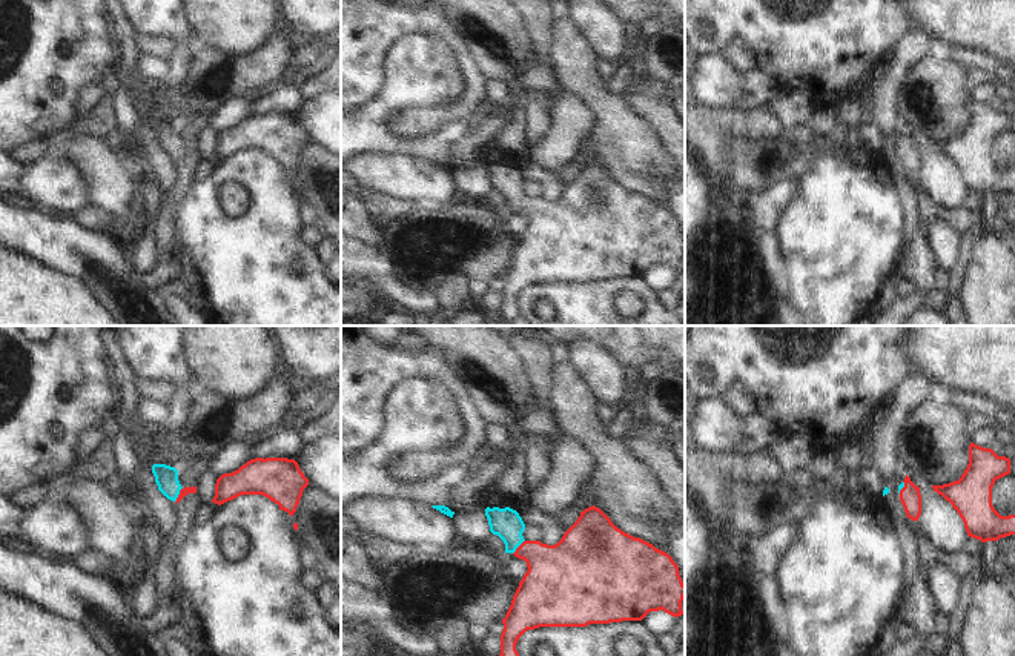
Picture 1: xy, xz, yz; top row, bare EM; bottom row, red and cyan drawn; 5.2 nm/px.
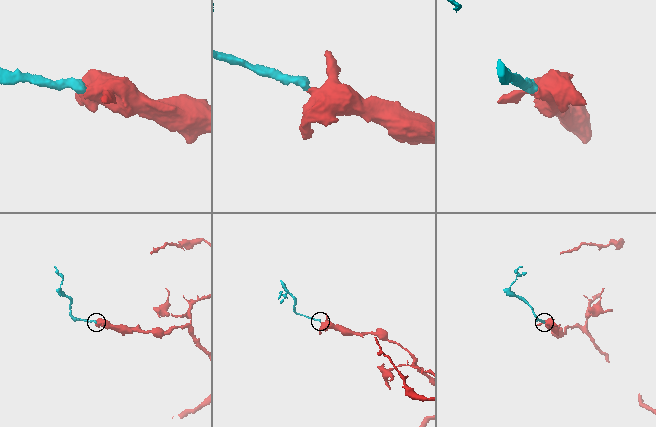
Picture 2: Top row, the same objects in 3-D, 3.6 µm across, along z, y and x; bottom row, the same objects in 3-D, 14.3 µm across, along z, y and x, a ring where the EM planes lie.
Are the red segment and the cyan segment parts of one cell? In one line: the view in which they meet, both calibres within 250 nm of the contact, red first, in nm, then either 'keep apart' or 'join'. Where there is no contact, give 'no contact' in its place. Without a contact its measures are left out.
xy | 50/120 nm | join

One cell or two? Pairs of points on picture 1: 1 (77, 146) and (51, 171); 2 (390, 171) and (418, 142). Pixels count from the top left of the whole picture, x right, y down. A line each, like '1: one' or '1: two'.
1: two
2: two

